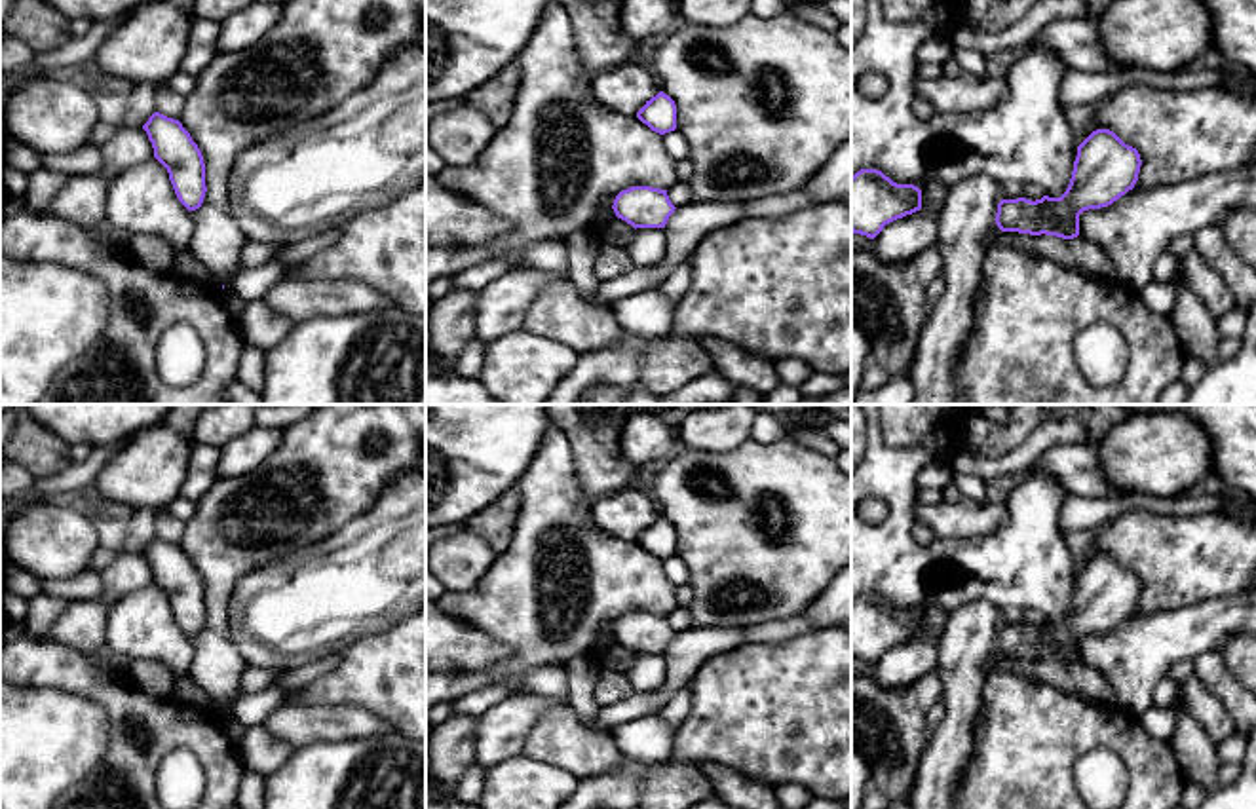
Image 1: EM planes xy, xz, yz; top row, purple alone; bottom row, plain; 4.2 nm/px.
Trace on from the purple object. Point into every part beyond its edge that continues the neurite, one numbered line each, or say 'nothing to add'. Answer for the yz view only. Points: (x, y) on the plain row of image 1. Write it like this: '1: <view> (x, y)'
nothing to add

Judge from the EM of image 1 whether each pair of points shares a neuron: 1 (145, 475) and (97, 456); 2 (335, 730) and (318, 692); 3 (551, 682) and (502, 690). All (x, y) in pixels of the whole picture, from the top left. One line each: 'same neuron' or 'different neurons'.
1: different neurons
2: different neurons
3: same neuron

